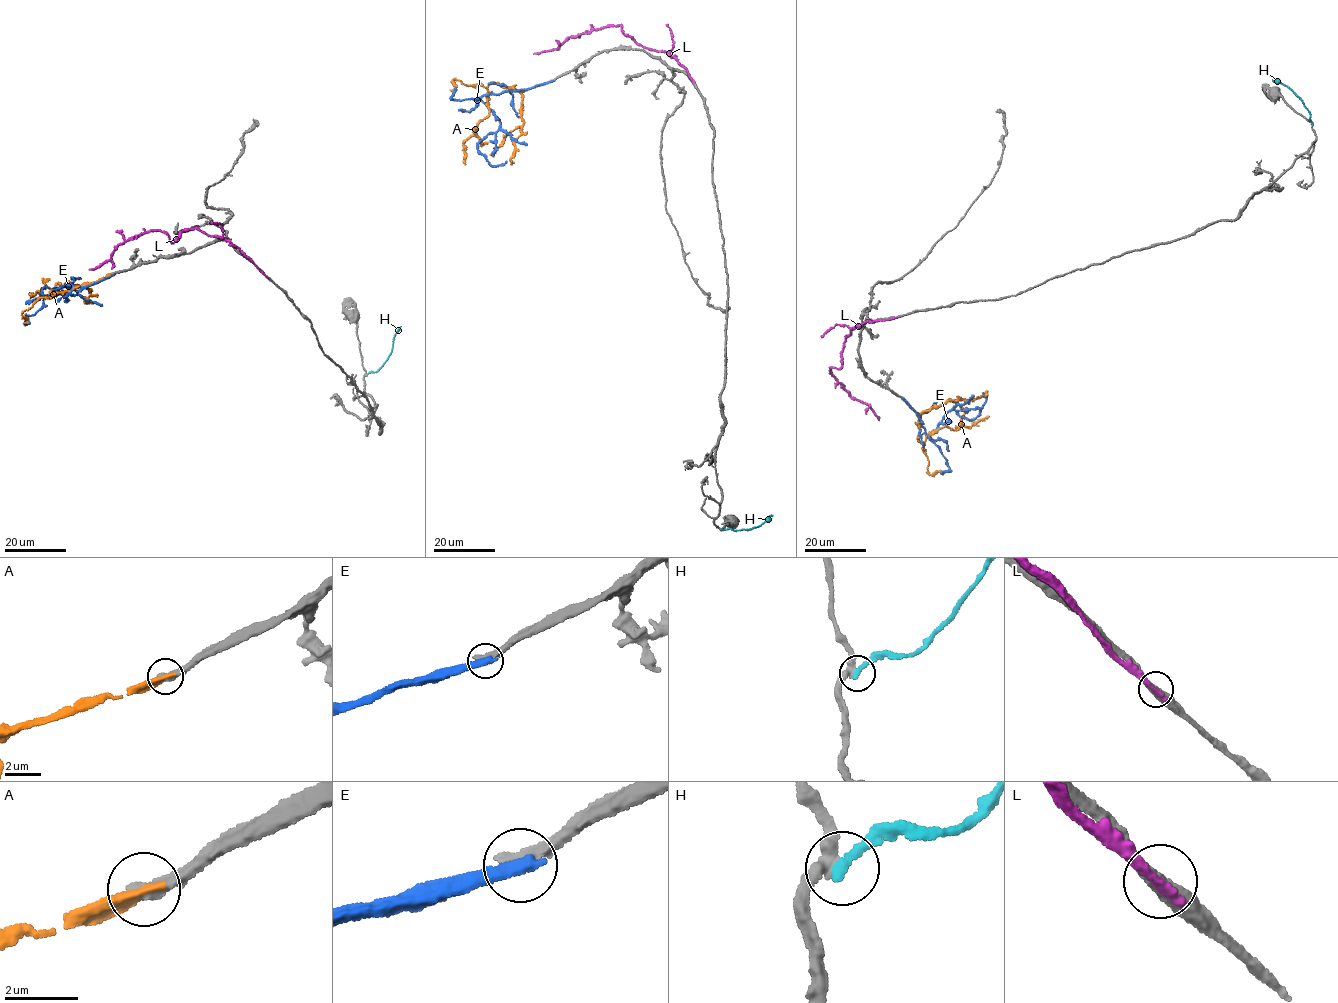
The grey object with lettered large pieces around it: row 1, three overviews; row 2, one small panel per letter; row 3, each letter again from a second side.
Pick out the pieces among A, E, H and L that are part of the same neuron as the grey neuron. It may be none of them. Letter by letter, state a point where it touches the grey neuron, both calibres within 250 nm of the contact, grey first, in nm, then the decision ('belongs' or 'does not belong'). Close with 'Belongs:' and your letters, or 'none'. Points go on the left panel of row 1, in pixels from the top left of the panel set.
A: meets grey at (112, 274); 400 nm thick on the grey side, 400 nm on the other; belongs
E: meets grey at (113, 274); 440 nm thick on the grey side, 440 nm on the other; does not belong
H: meets grey at (367, 375); 340 nm thick on the grey side, 280 nm on the other; does not belong
L: meets grey at (267, 277); 400 nm thick on the grey side, 400 nm on the other; does not belong
Belongs: A

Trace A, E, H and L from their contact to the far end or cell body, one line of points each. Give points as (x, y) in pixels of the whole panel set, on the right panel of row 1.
A: (902, 398), (919, 420), (919, 441), (943, 426), (954, 429), (963, 424), (966, 427), (989, 416)
E: (902, 398), (932, 441), (932, 432), (949, 411), (954, 410), (970, 420), (977, 417), (986, 398), (982, 393)
H: (1312, 124), (1304, 103), (1286, 85), (1272, 78)
L: (895, 317), (858, 324), (845, 338), (840, 368), (830, 369), (841, 386), (852, 397), (865, 402), (879, 420)

